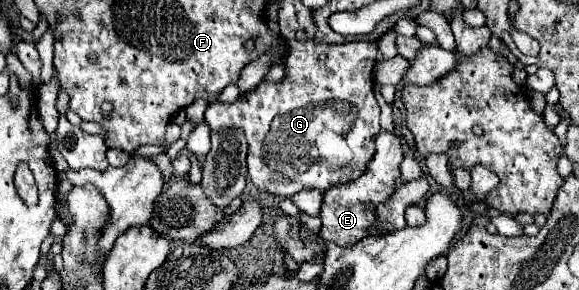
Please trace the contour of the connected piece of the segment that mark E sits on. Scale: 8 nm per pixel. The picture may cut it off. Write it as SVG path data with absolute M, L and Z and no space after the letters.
M381 131L375 137L375 145L377 145L377 153L373 157L373 161L367 165L367 171L345 185L335 185L329 187L323 195L323 205L321 205L321 237L325 241L333 241L339 247L353 247L359 239L371 235L371 227L377 223L377 215L371 213L371 207L377 207L381 203L385 203L393 193L395 193L395 183L401 177L399 173L399 165L403 159L403 151L401 151L401 139L395 133L387 133Z

